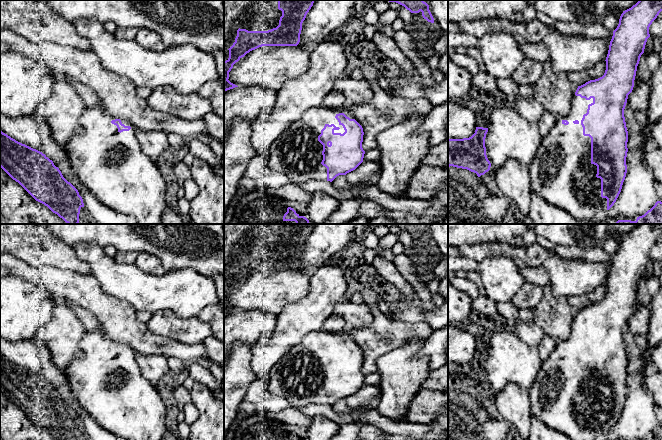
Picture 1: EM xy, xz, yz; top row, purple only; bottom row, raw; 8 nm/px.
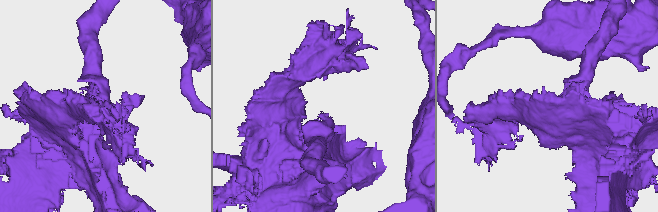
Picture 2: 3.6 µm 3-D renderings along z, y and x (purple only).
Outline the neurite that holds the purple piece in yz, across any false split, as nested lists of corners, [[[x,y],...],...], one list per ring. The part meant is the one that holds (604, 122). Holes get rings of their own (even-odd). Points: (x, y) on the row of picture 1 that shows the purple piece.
[[[639,0],[623,11],[610,41],[604,75],[578,86],[569,113],[558,118],[543,137],[533,162],[528,166],[532,193],[575,219],[588,218],[585,207],[586,162],[597,166],[596,177],[601,179],[601,197],[607,199],[607,210],[621,192],[627,173],[628,152],[624,109],[634,87],[640,57],[650,37],[649,27],[661,11],[662,0]]]

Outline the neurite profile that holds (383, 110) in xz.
[[[378,82],[369,83],[373,96],[361,104],[343,102],[339,107],[351,114],[363,128],[364,151],[378,148],[377,135],[405,120],[410,114],[426,117],[433,105],[425,98],[406,99],[387,93]]]

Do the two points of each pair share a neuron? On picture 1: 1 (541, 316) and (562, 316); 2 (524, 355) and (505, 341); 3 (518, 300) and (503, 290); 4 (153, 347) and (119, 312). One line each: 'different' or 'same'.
1: same
2: same
3: different
4: same

